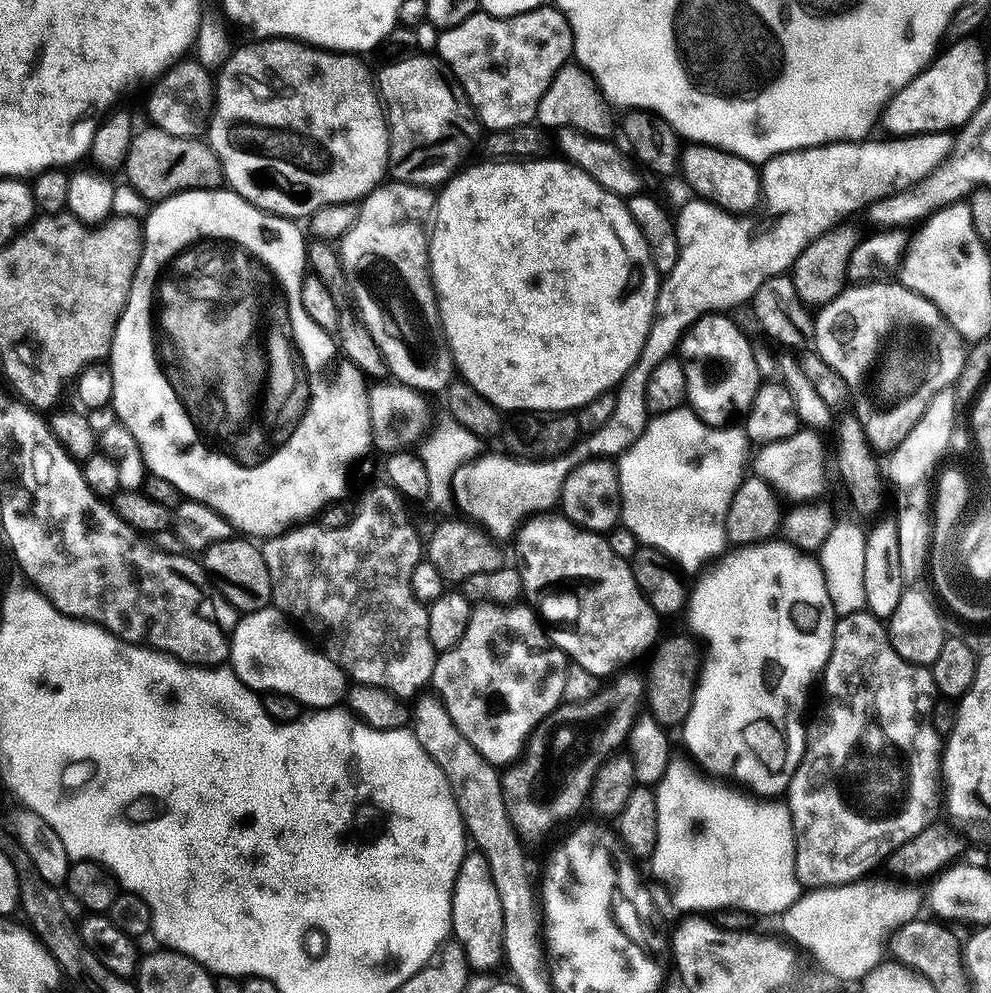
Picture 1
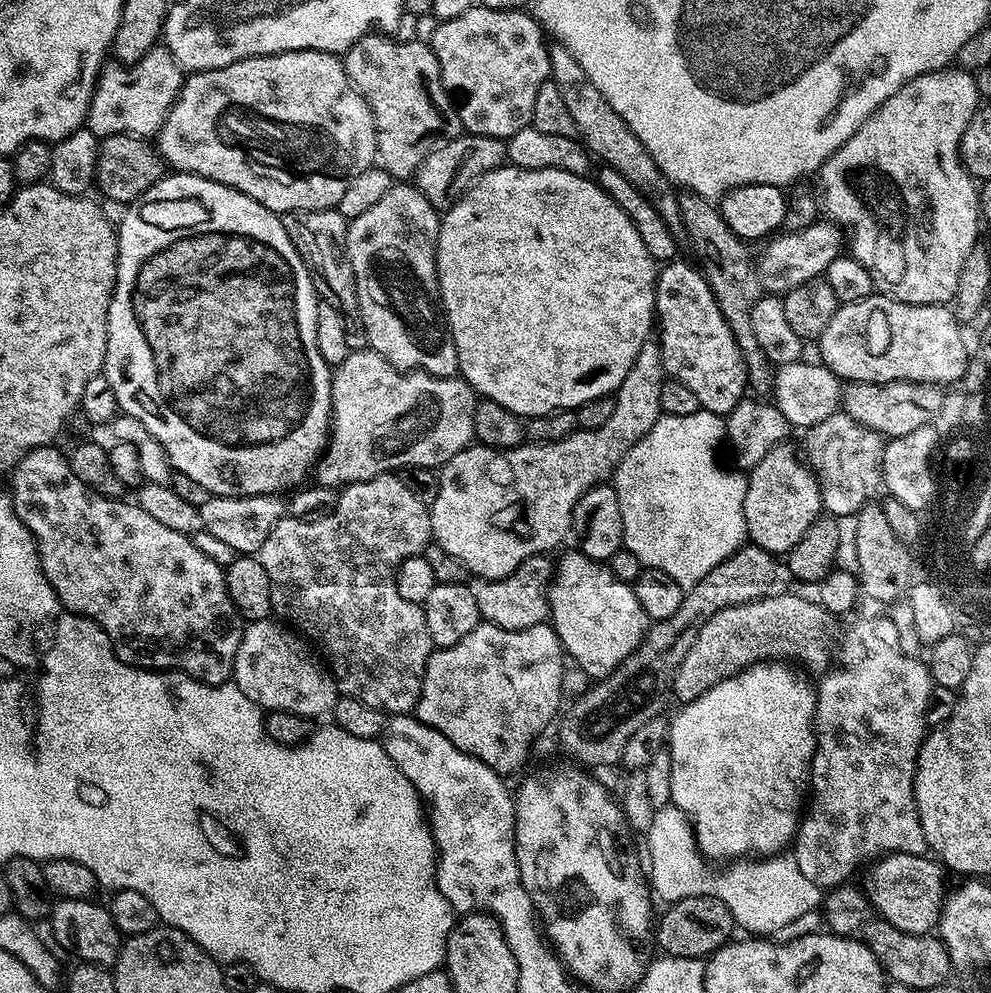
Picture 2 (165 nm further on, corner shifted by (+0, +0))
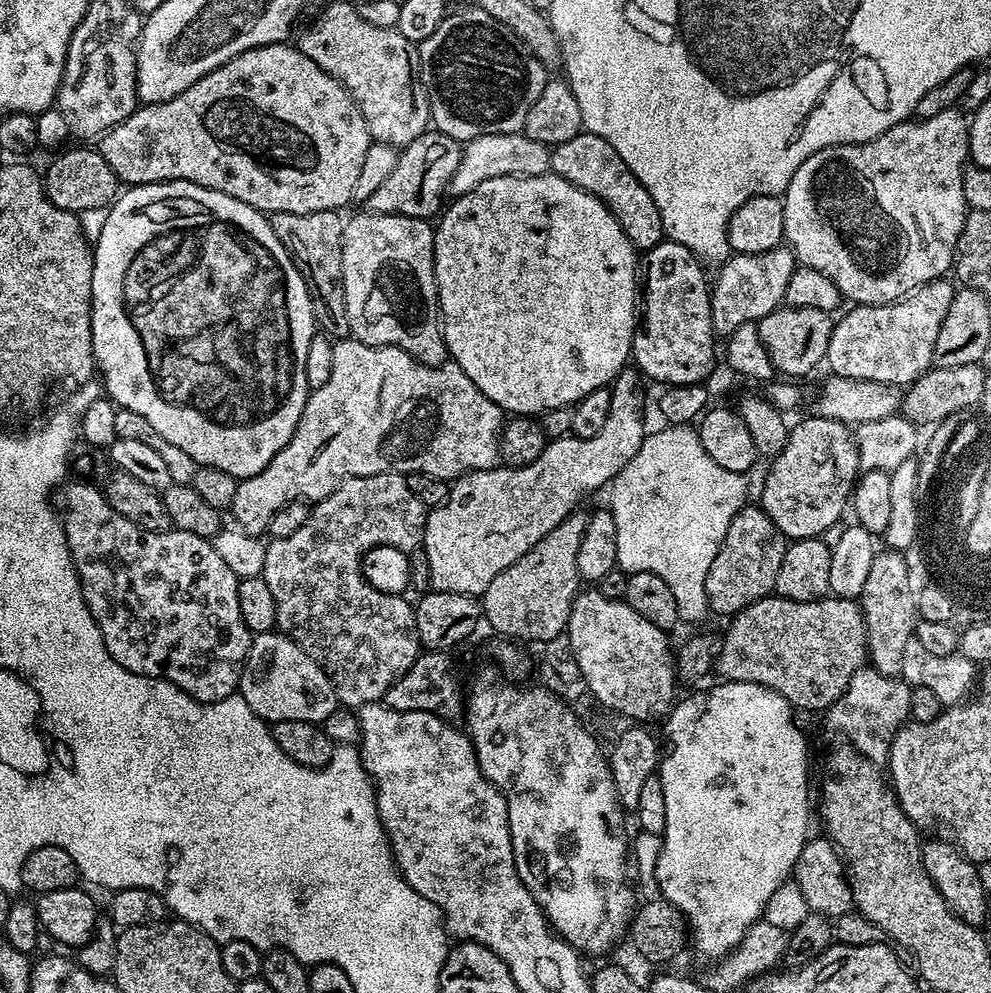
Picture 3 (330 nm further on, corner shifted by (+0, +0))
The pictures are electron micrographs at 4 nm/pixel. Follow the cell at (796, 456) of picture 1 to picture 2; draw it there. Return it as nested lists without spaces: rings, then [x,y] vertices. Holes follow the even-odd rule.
[[[842,410],[810,427],[803,433],[802,456],[820,481],[822,508],[832,518],[852,518],[873,499],[882,484],[880,461],[884,458],[885,441],[879,432],[870,430]]]

